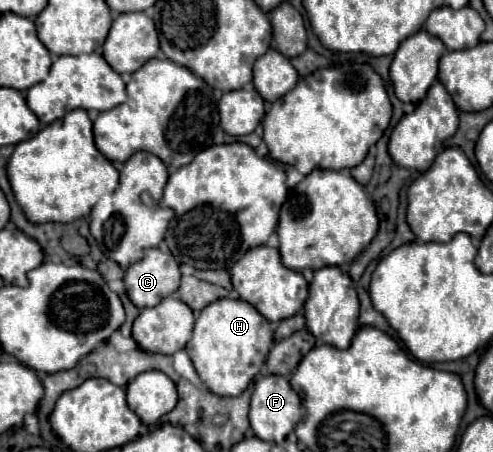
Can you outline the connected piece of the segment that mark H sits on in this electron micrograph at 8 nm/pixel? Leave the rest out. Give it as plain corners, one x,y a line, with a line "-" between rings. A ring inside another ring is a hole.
221,298
203,308
193,330
193,338
187,342
189,354
203,384
217,396
239,396
251,380
261,372
265,358
273,346
273,328
267,318
255,310
249,302

